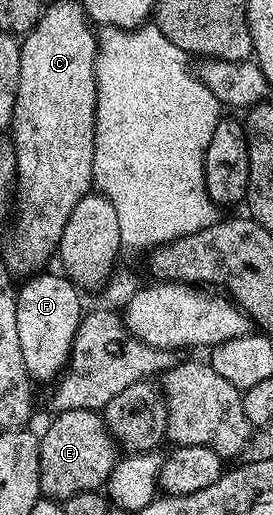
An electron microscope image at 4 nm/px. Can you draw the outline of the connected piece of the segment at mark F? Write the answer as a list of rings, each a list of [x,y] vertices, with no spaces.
[[[48,272],[33,273],[25,281],[29,282],[19,287],[16,296],[18,344],[22,344],[22,360],[26,360],[28,376],[37,383],[51,383],[63,374],[82,317],[82,294],[75,284],[63,273],[44,273]]]

